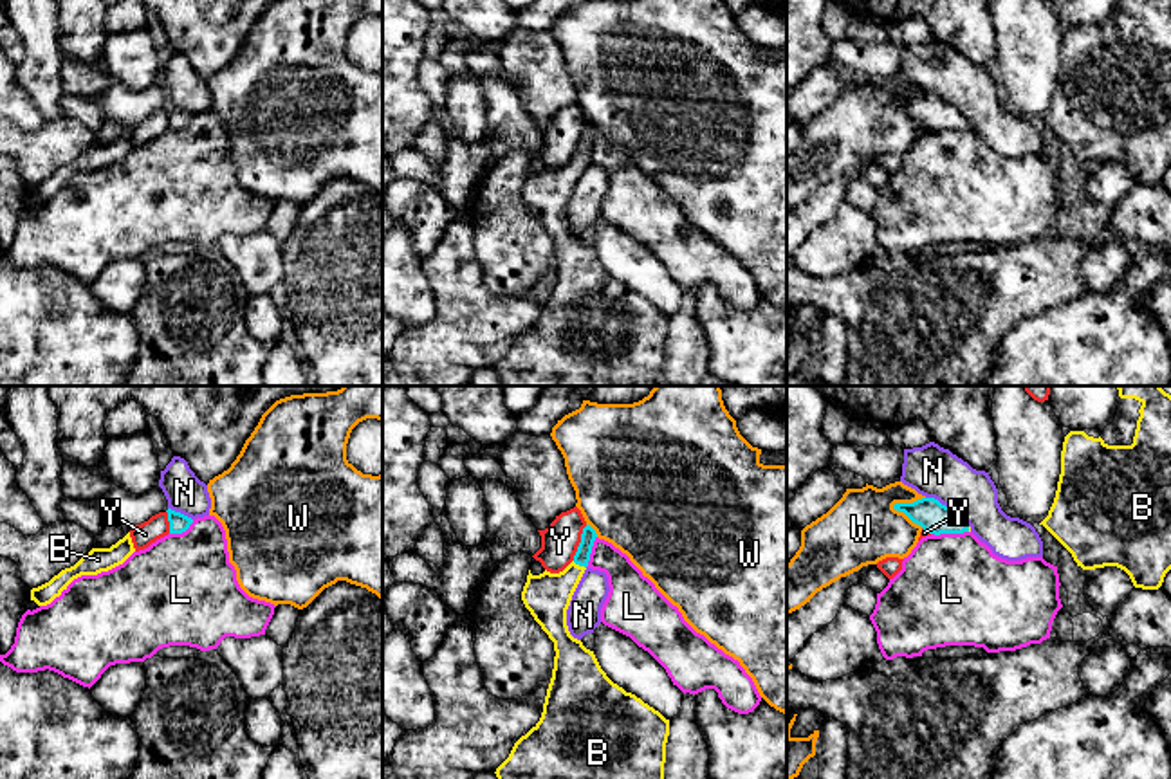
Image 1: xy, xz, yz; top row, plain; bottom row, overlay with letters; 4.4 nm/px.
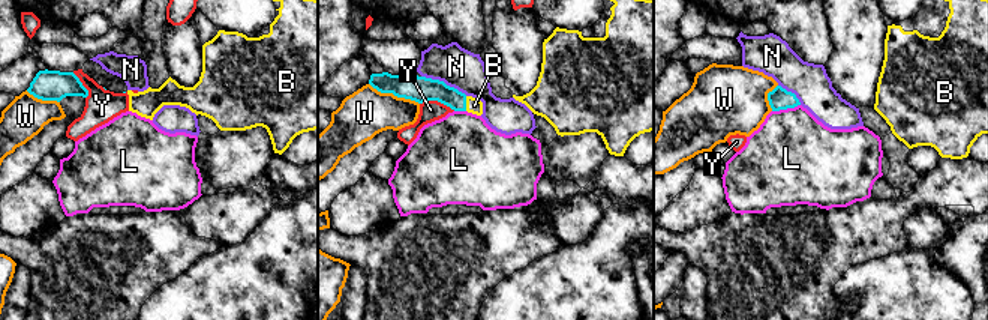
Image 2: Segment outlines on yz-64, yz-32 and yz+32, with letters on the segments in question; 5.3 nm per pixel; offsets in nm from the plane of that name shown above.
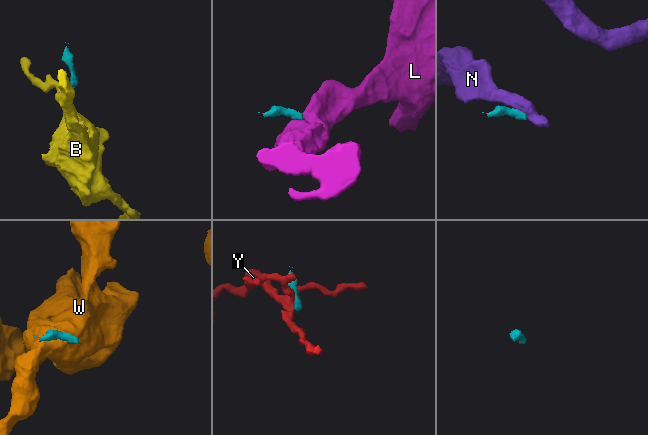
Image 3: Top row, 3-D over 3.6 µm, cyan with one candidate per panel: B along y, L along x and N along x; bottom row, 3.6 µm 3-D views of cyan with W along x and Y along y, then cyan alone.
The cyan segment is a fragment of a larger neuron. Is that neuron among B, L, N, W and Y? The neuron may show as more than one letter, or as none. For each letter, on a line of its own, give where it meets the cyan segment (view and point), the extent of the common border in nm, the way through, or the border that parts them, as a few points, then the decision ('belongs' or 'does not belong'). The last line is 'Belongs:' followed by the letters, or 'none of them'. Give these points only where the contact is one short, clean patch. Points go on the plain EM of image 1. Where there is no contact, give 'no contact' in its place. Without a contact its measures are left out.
B: contact xz (580, 161); length 70 nm; way xz (581, 154), (580, 161), (547, 192); belongs
L: contact yz (949, 128); length 170 nm; border yz (968, 127), (931, 130); does not belong
N: contact yz (948, 103); length 240 nm; border yz (926, 92), (937, 94), (969, 121); does not belong
W: contact yz (908, 112); length 170 nm; does not belong
Y: contact xz (580, 139); length 170 nm; border xz (587, 121), (572, 155); does not belong
Belongs: B

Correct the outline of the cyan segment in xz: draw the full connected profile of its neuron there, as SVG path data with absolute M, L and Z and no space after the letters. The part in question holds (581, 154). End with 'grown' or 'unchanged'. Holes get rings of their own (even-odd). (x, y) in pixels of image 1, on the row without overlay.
M586 121L574 157L559 170L545 166L539 171L532 171L529 166L521 197L554 238L556 252L539 317L514 339L509 353L494 368L500 386L669 386L664 375L669 316L613 280L601 265L594 247L574 234L567 222L567 206L588 162L595 133L595 126Z | grown

